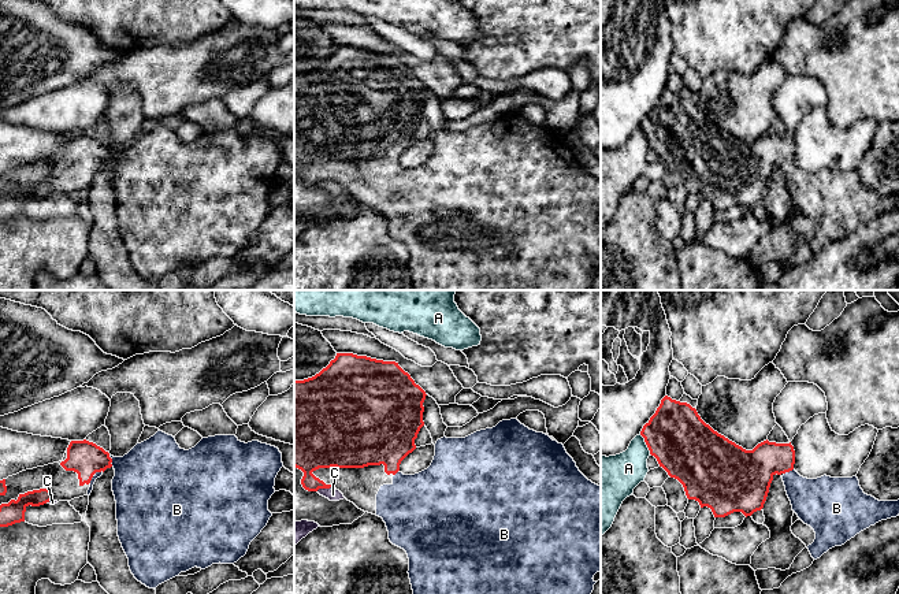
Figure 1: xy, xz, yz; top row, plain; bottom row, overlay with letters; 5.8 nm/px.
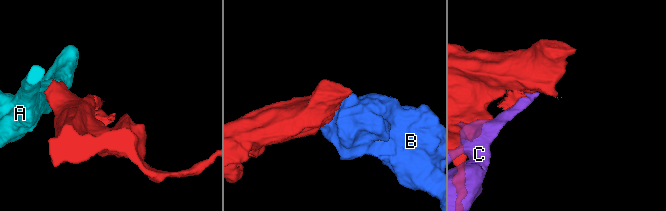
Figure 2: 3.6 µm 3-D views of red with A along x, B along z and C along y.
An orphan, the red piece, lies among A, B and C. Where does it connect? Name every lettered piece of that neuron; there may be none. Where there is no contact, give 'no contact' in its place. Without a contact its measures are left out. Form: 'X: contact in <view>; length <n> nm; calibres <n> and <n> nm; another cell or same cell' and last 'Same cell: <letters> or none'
A: contact in yz; length 140 nm; calibres 360 and 240 nm; another cell
B: contact in xy; length 80 nm; calibres 200 and 400 nm; same cell
C: contact in xz; length 110 nm; calibres 280 and 80 nm; another cell
Same cell: B

